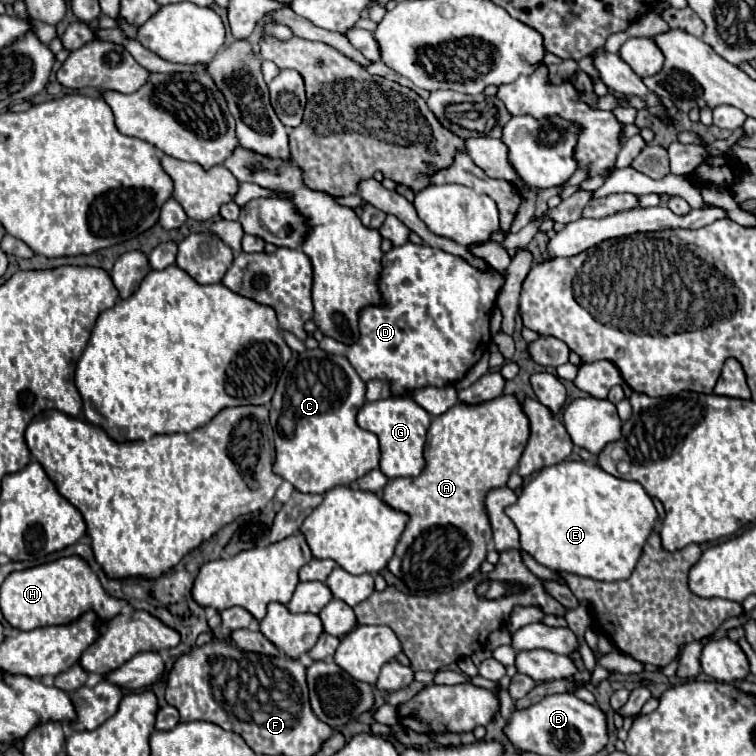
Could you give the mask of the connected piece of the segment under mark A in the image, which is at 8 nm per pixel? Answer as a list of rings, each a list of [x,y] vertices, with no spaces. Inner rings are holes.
[[[485,373],[477,383],[461,389],[457,393],[459,403],[453,405],[447,413],[433,417],[431,421],[425,443],[425,469],[421,475],[391,479],[383,491],[383,501],[389,507],[405,511],[409,515],[409,523],[395,547],[395,555],[391,557],[387,569],[397,579],[401,579],[411,593],[417,593],[417,579],[419,593],[445,591],[449,587],[455,587],[463,579],[471,577],[485,561],[487,545],[491,541],[491,525],[483,507],[485,495],[493,487],[503,487],[507,483],[529,439],[529,421],[521,411],[519,401],[513,395],[503,395],[503,385],[505,379],[499,373]]]

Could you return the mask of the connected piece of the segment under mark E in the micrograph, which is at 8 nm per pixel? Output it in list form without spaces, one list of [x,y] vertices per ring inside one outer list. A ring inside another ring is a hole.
[[[561,461],[557,465],[541,469],[521,491],[517,503],[505,509],[507,517],[519,531],[521,551],[531,555],[537,563],[559,571],[589,577],[595,581],[619,581],[627,579],[637,565],[641,547],[655,527],[657,511],[653,499],[637,481],[625,481],[613,477],[597,465],[585,461]]]

